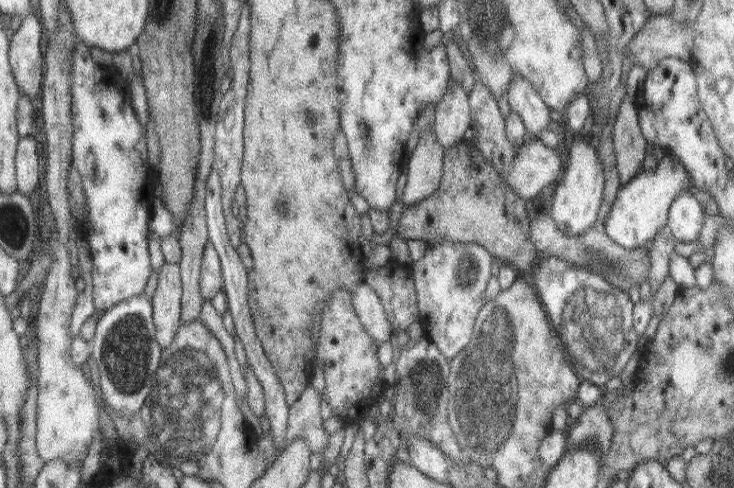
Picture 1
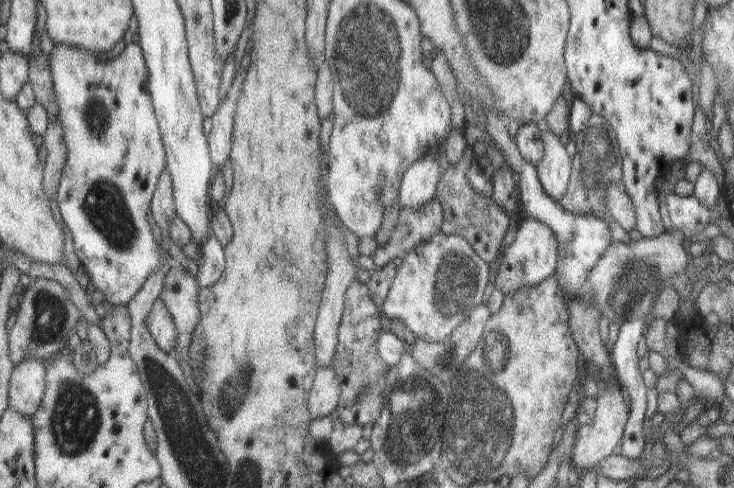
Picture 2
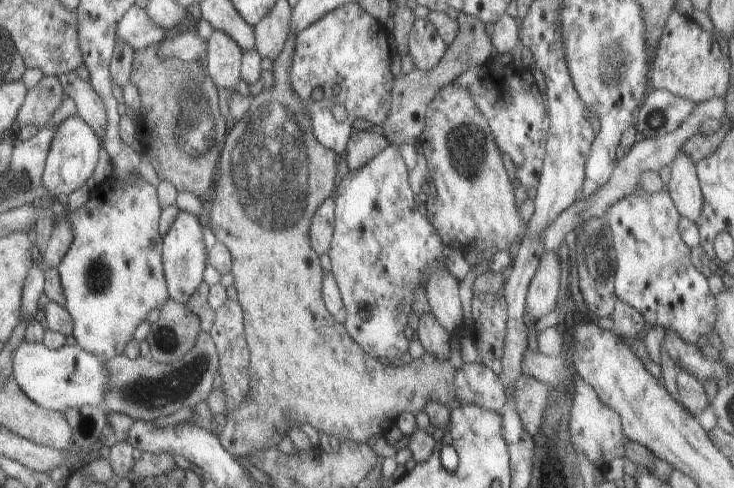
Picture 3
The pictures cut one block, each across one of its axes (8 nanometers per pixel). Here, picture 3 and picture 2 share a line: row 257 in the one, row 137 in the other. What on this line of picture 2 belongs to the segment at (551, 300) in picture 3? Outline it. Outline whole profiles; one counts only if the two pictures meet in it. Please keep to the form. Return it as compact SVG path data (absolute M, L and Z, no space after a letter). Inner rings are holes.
M543 128L543 146L545 154L543 160L537 164L539 180L545 192L553 200L561 200L571 184L571 174L575 168L575 160L565 152L565 146L559 142L559 136Z

